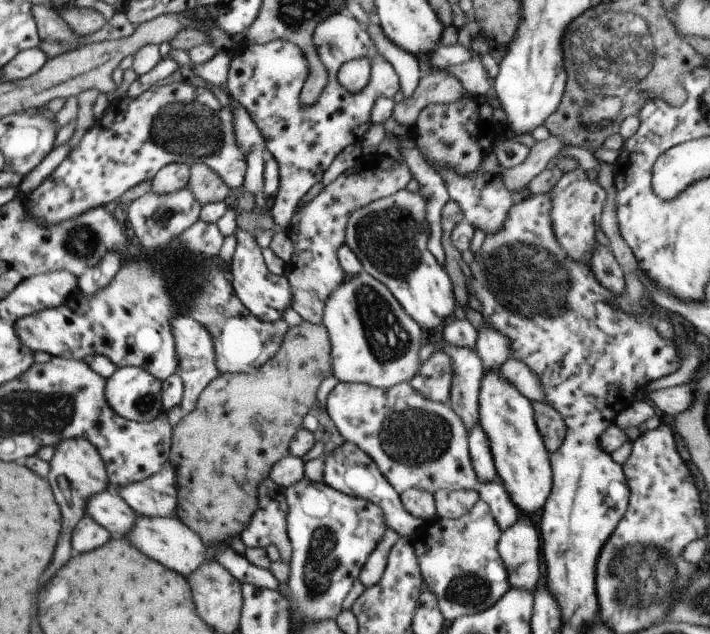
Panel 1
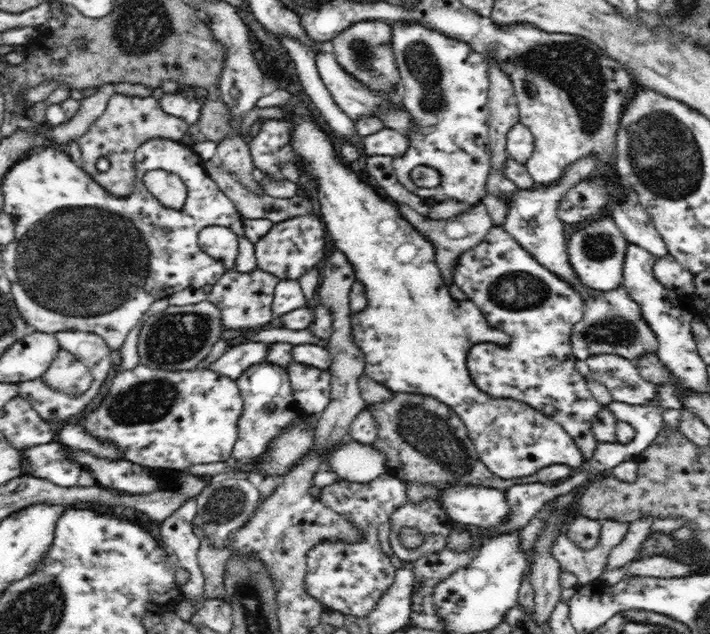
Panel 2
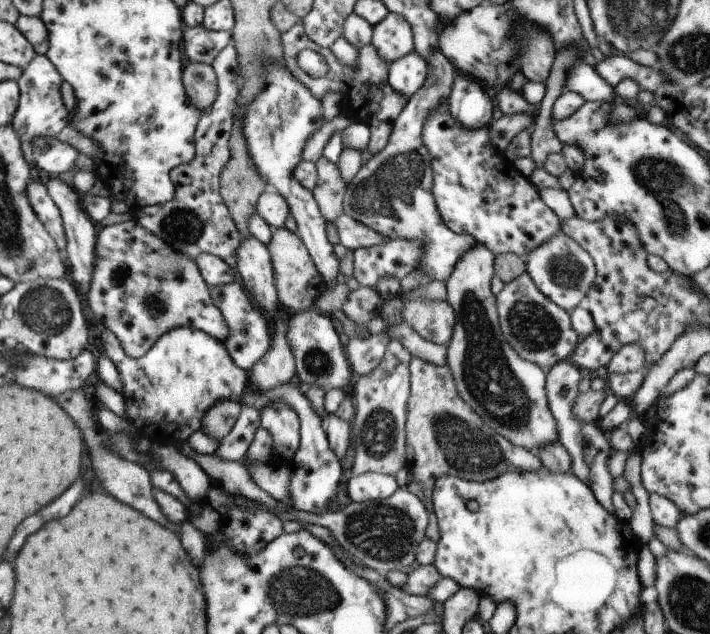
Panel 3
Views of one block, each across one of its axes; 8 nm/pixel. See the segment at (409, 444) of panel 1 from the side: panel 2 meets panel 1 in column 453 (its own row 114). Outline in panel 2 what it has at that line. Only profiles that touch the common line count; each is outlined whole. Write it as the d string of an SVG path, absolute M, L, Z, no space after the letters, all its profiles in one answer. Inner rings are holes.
M394 22L389 26L391 47L404 90L402 105L416 121L407 152L392 160L394 174L400 184L424 200L481 202L486 194L492 156L489 147L491 114L487 105L488 62L468 43L420 22ZM418 166L432 167L440 172L440 186L416 186L410 172Z

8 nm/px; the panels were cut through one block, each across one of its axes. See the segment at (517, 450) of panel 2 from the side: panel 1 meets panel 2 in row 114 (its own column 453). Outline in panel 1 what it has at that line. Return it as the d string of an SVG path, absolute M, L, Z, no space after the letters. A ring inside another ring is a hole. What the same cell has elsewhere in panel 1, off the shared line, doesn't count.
M401 189L393 194L374 200L349 213L344 243L355 254L362 264L362 270L375 280L384 284L401 308L419 326L425 330L437 328L451 312L457 312L457 303L453 298L451 282L446 270L435 260L432 252L426 247L429 227L424 217L425 201L416 189Z

